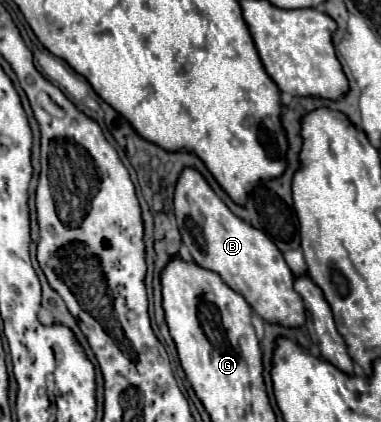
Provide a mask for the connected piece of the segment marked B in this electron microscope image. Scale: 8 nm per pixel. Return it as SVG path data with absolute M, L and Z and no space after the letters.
M185 168L175 188L175 216L183 244L193 256L195 264L221 276L221 280L239 292L249 306L271 324L281 324L287 328L299 328L305 324L305 306L299 294L293 290L293 272L279 248L259 230L237 218L211 190L205 178L193 170Z

